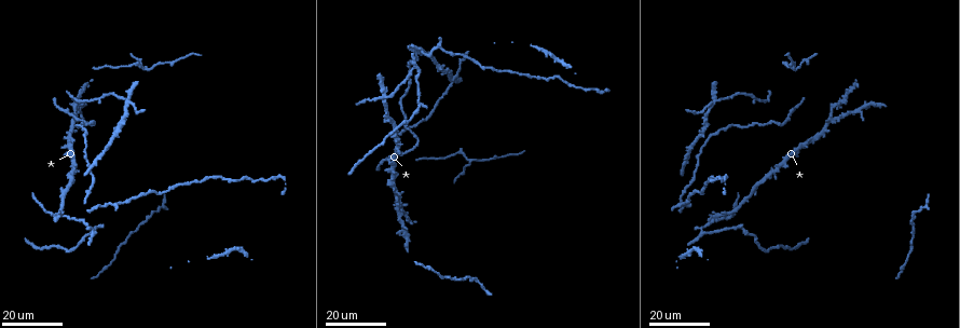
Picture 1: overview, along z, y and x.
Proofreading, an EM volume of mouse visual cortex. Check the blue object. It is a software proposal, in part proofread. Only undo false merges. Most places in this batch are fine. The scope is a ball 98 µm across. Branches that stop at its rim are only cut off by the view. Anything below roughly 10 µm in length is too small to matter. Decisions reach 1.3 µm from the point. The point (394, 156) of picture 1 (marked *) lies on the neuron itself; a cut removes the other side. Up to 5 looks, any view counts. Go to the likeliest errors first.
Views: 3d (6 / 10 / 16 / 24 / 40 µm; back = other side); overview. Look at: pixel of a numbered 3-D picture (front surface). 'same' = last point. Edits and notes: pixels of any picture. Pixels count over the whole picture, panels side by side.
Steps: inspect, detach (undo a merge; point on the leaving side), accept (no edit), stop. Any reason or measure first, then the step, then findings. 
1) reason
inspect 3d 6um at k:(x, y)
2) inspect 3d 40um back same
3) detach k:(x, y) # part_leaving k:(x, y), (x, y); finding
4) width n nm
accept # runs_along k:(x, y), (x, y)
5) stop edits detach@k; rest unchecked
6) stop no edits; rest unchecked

three-way junction
inspect 3d 24um at 1:(702, 229)

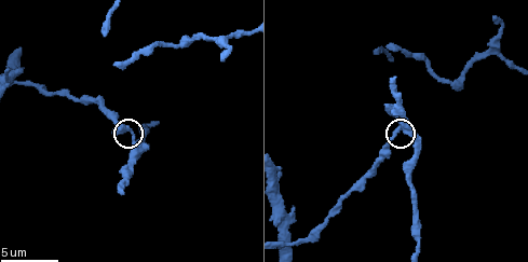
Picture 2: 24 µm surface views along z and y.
inspect 3d 10um at 2:(132, 133)

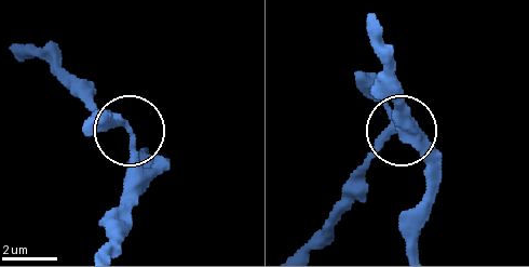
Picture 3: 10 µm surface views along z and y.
width 200 nm
accept # continuous, no second neuron

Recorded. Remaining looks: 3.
inspect 3d 16um at 1:(801, 142)

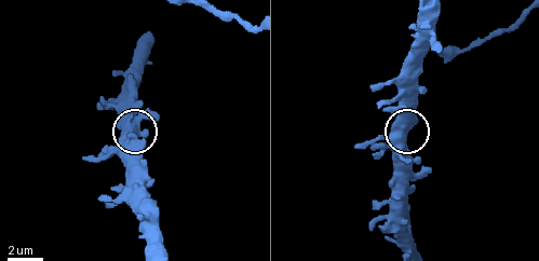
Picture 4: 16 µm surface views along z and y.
inspect 3d 10um at 4:(131, 137)

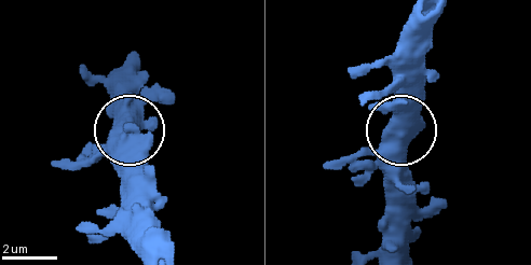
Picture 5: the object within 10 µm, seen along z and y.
inspect 3d 10um back at 5:(131, 130)

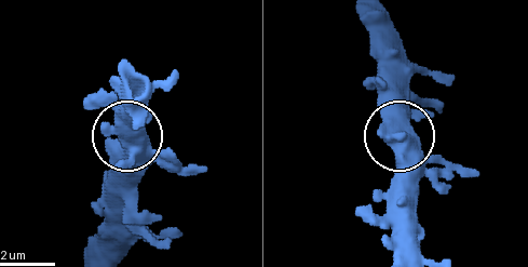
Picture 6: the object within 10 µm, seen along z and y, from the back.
accept # all the same neuron

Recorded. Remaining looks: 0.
stop no edits; rest unchecked

